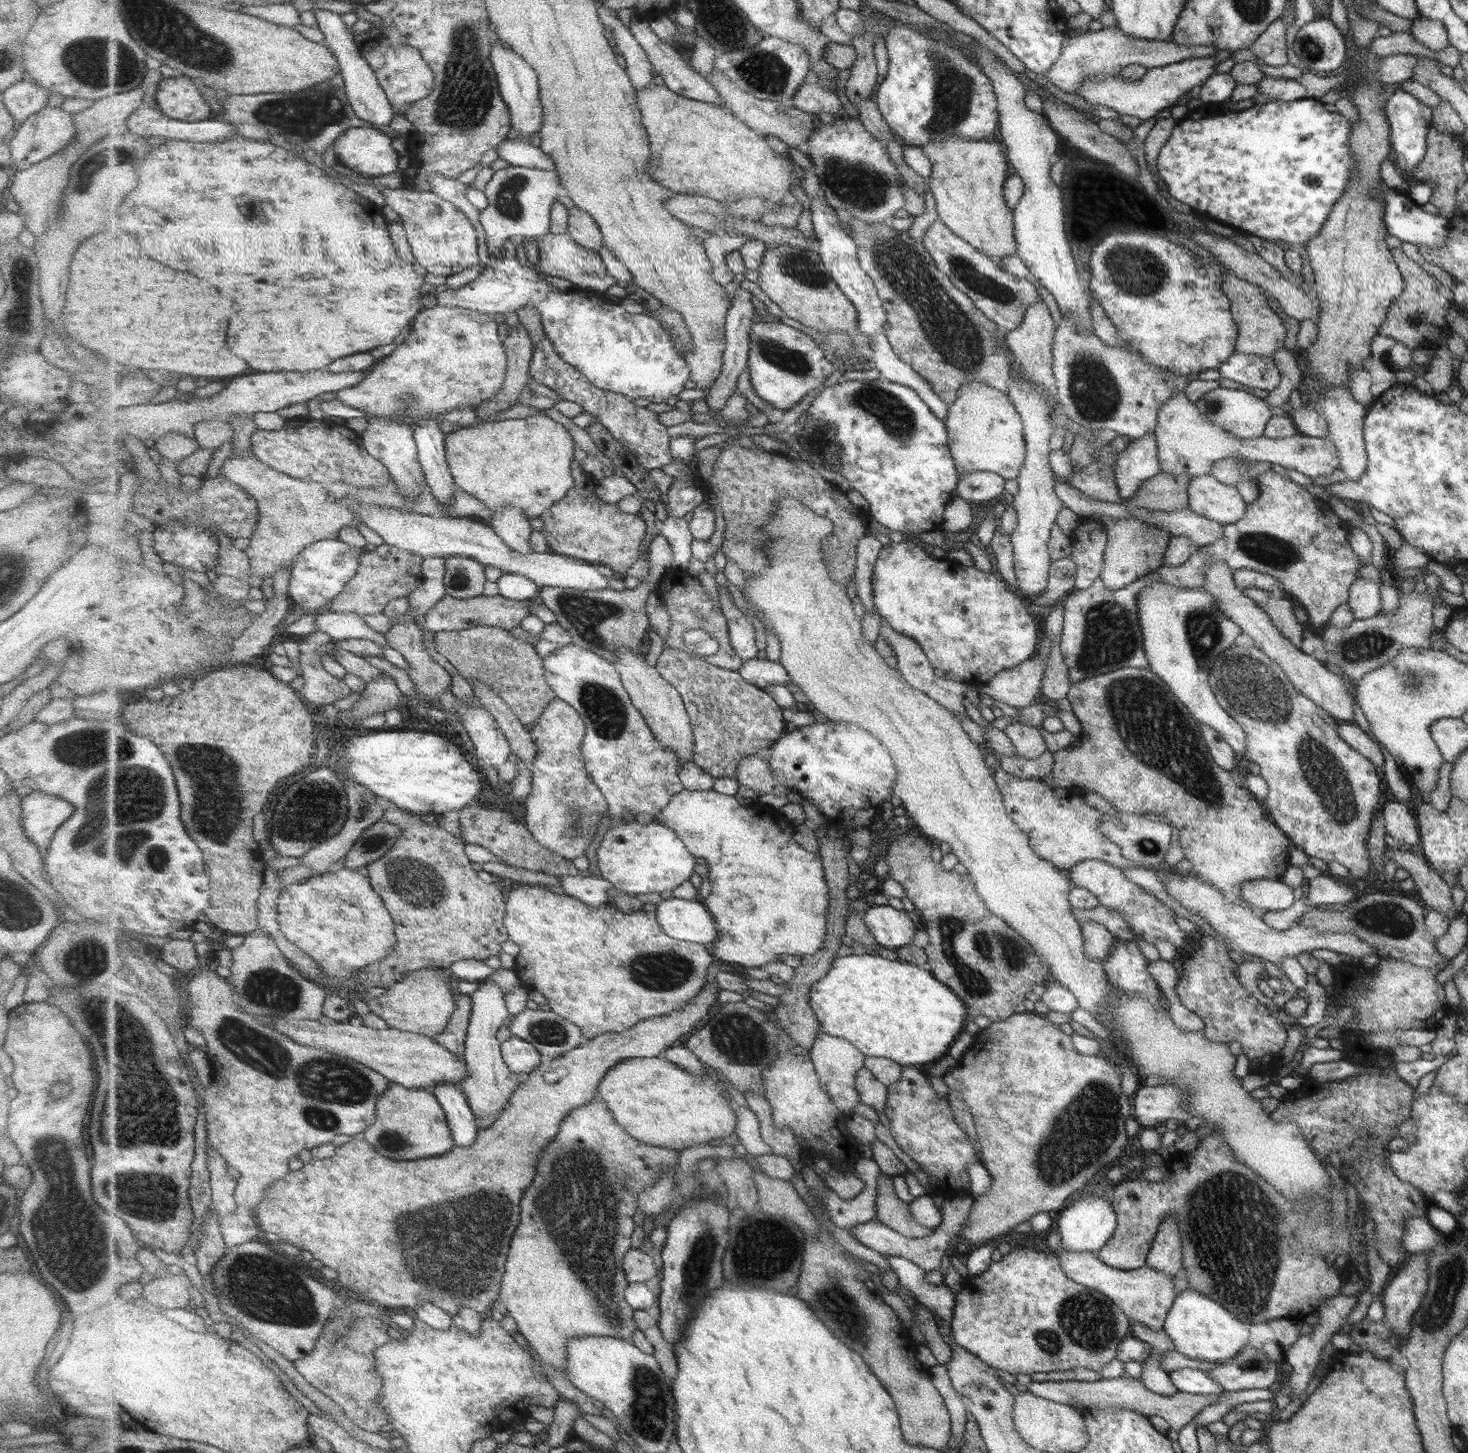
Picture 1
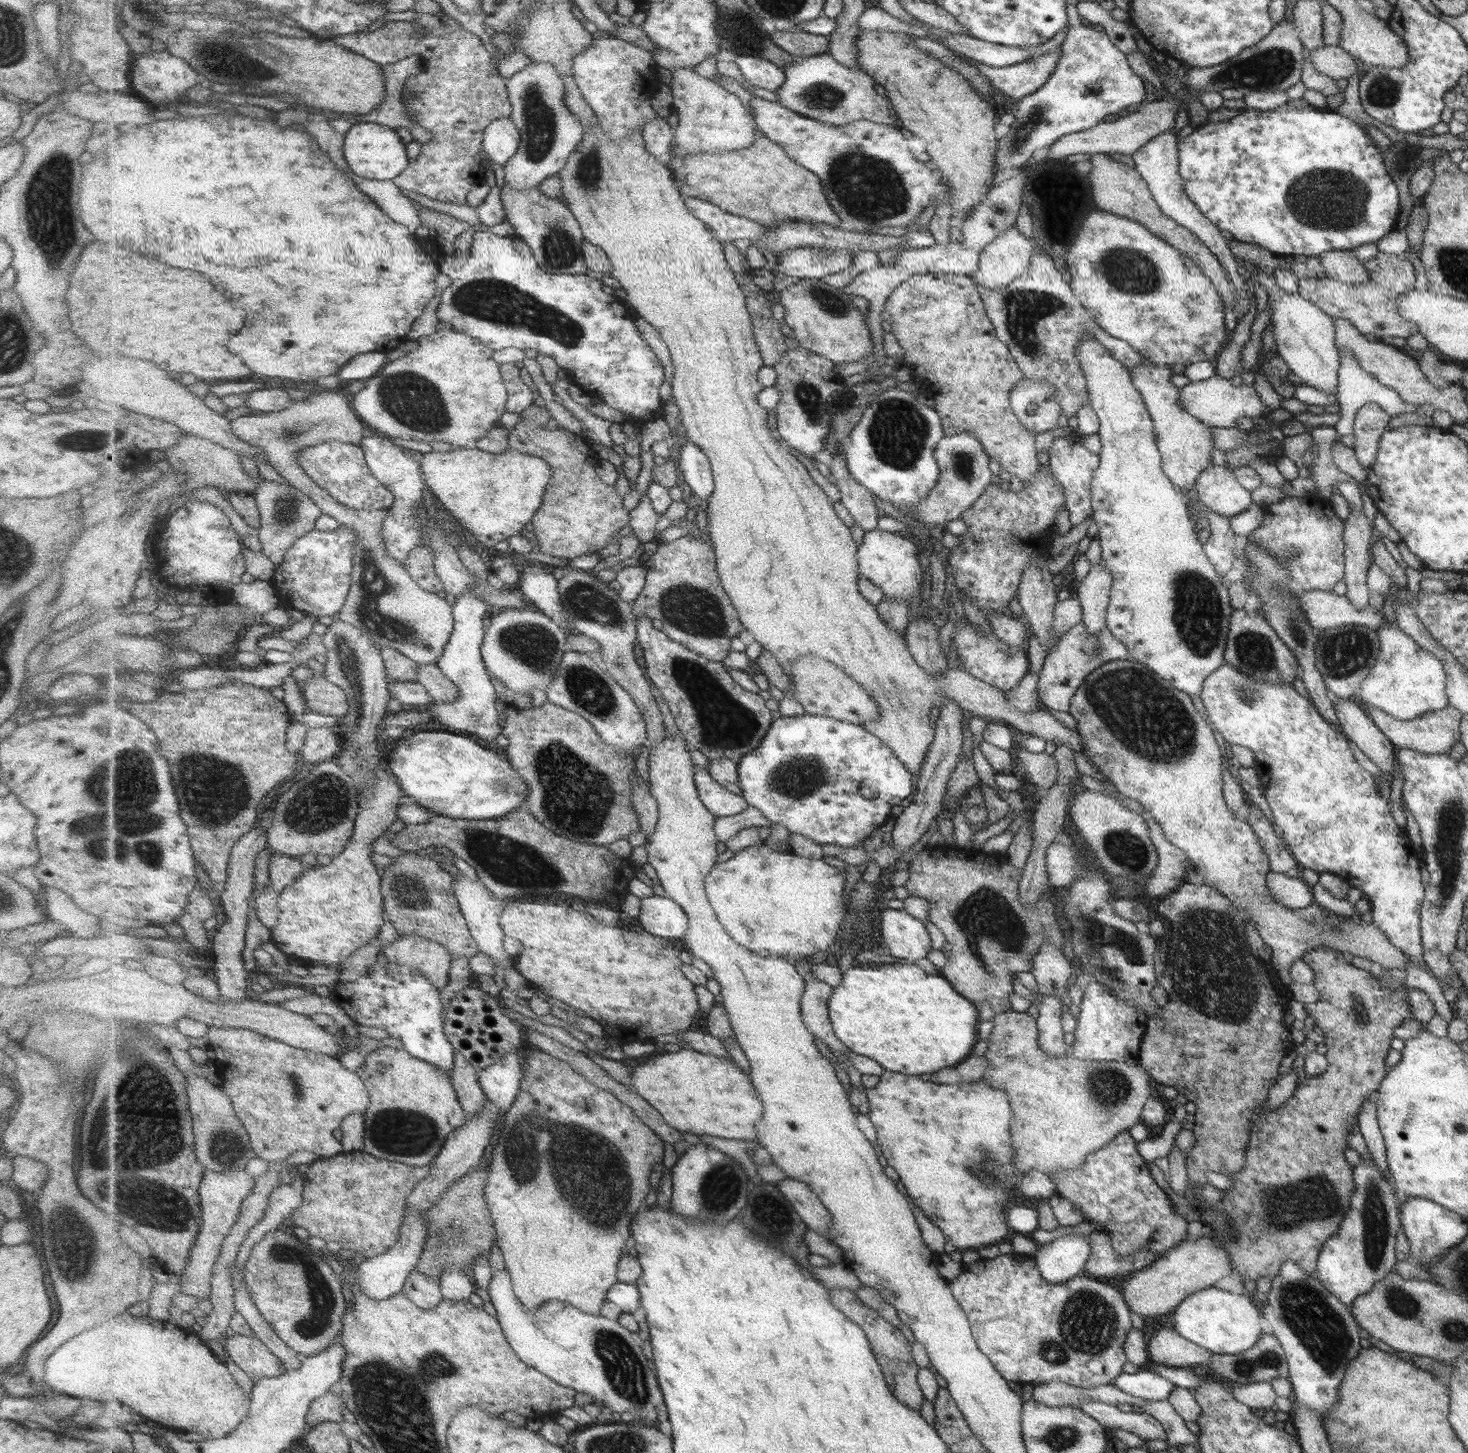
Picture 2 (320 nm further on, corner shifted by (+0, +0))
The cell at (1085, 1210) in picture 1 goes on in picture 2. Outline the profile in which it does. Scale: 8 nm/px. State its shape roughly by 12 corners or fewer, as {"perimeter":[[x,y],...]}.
{"perimeter":[[1069,1233],[1037,1247],[1038,1274],[1057,1285],[1079,1277],[1090,1251]]}

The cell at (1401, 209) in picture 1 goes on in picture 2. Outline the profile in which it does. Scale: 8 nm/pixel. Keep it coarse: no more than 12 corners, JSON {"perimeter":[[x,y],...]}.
{"perimeter":[[1248,108],[1178,138],[1235,241],[1376,244],[1397,190],[1351,119]]}

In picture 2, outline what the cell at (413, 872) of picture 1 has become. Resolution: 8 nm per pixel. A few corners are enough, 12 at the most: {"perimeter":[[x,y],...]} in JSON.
{"perimeter":[[433,855],[383,870],[387,918],[440,942],[454,960],[479,951]]}

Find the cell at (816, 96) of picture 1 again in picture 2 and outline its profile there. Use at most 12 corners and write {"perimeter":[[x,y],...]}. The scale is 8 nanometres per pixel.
{"perimeter":[[751,53],[735,62],[753,86],[776,93],[786,74],[770,60]]}

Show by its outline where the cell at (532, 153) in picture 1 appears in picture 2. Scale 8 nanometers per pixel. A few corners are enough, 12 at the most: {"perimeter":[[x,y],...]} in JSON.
{"perimeter":[[498,118],[483,132],[482,151],[504,167],[517,154],[520,130]]}

